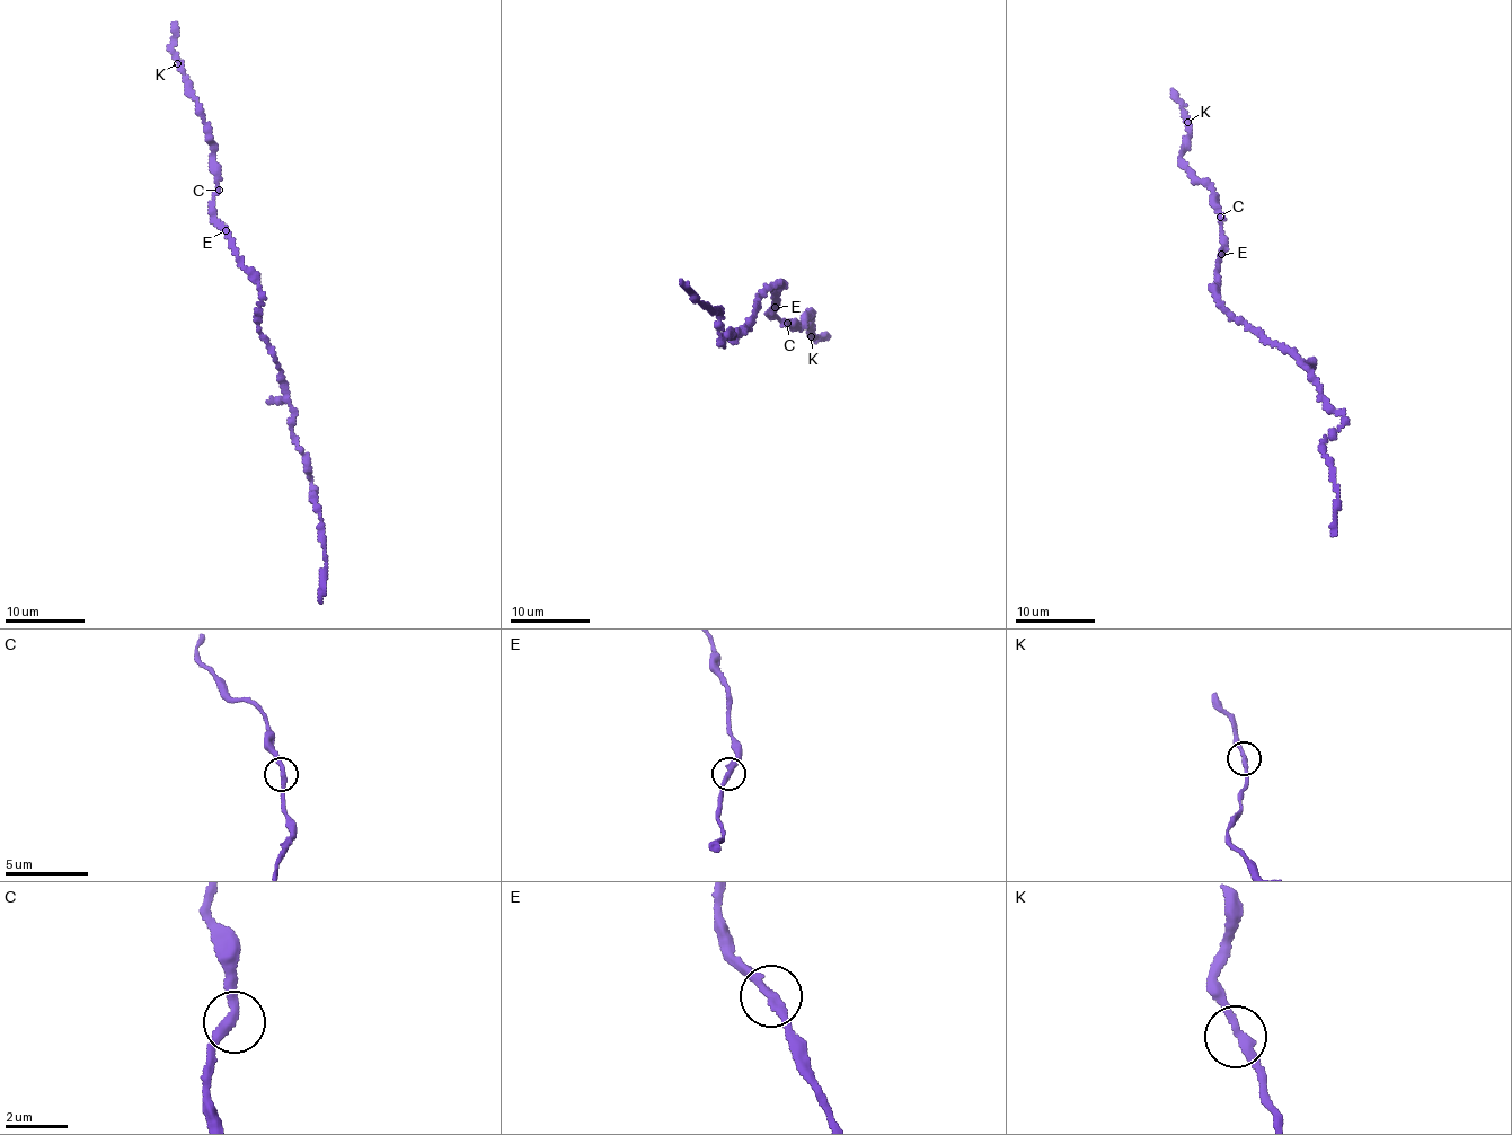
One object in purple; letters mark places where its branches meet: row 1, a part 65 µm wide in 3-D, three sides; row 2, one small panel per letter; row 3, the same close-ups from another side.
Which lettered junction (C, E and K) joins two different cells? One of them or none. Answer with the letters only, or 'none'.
none

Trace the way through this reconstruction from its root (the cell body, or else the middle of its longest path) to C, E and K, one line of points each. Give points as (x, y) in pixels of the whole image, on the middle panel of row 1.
C: (767, 289), (781, 284), (776, 291), (778, 304), (770, 313), (787, 323)
E: (767, 289), (781, 284), (776, 291), (779, 299), (776, 307)
K: (767, 289), (783, 287), (776, 291), (778, 304), (770, 313), (780, 323), (795, 328), (811, 313), (811, 336)

